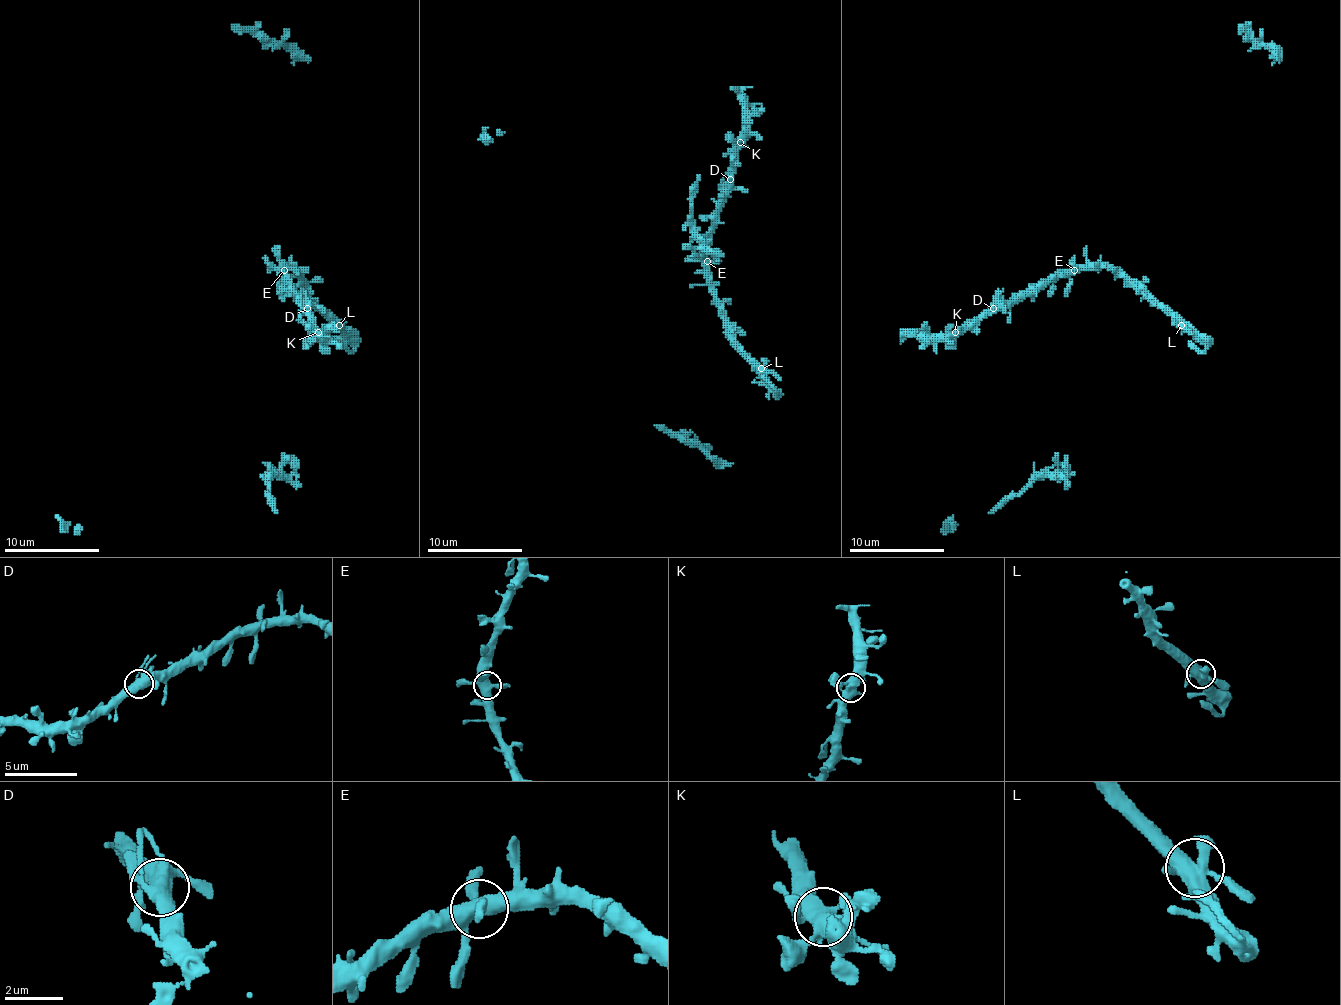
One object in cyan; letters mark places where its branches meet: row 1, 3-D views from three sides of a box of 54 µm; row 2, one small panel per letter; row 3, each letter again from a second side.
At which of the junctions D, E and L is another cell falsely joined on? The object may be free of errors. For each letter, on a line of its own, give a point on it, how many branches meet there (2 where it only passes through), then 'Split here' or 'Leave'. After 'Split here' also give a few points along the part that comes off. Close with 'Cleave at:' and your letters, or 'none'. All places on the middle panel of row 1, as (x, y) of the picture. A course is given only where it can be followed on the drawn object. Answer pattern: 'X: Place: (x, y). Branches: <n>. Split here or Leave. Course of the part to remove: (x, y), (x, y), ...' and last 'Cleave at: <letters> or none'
D: Place: (730, 179). Branches: 5. Leave
E: Place: (707, 261). Branches: 5. Leave
L: Place: (761, 368). Branches: 5. Leave
Cleave at: none

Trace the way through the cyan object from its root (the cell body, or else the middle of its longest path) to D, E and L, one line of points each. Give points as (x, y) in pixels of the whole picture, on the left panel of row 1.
D: (291, 294), (308, 308)
E: (291, 294), (284, 270)
L: (291, 294), (284, 277), (289, 267), (301, 279), (303, 289), (339, 325)

